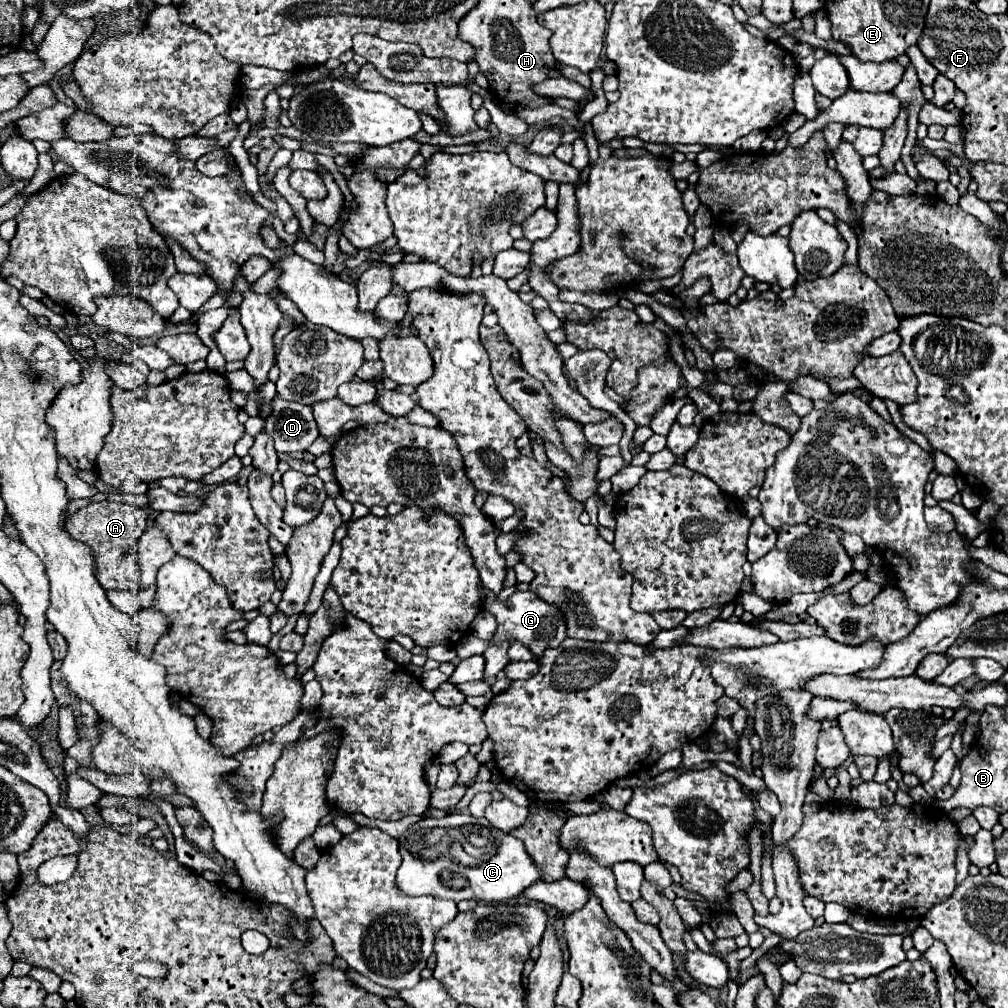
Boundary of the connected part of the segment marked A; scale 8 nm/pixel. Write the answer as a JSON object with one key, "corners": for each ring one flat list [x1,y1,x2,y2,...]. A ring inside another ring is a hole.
{"corners":[[109,500,91,502,69,518,69,532,73,532,73,538,81,540,93,548,97,580,105,590,113,588,113,590,135,592,135,588,139,584,137,540,145,530,147,530,147,512,143,508,115,504]]}

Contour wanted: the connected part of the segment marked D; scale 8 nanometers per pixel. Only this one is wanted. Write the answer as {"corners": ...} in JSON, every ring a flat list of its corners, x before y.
{"corners":[[283,398,273,400,271,414,265,418,265,432,275,440,275,450,285,454,305,452,319,436,311,408]]}

